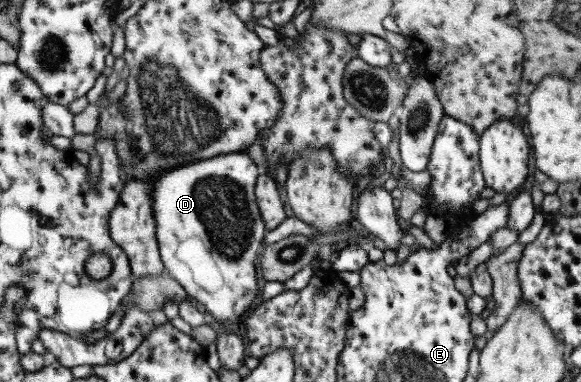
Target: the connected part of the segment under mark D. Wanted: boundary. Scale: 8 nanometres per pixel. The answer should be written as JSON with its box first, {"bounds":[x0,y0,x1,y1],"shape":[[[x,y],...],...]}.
{"bounds":[150,151,267,322],"shape":[[[237,151],[187,162],[150,179],[164,269],[219,322],[243,321],[260,300],[255,259],[267,231],[254,189],[261,173],[245,151]]]}

